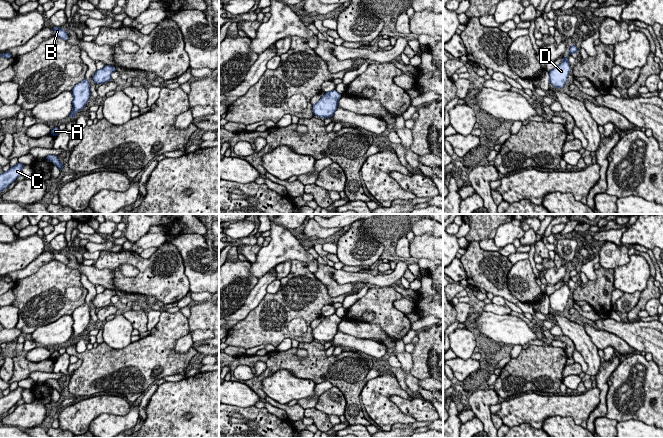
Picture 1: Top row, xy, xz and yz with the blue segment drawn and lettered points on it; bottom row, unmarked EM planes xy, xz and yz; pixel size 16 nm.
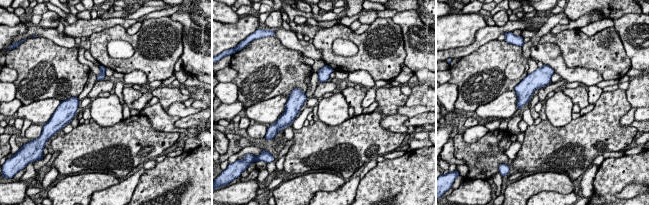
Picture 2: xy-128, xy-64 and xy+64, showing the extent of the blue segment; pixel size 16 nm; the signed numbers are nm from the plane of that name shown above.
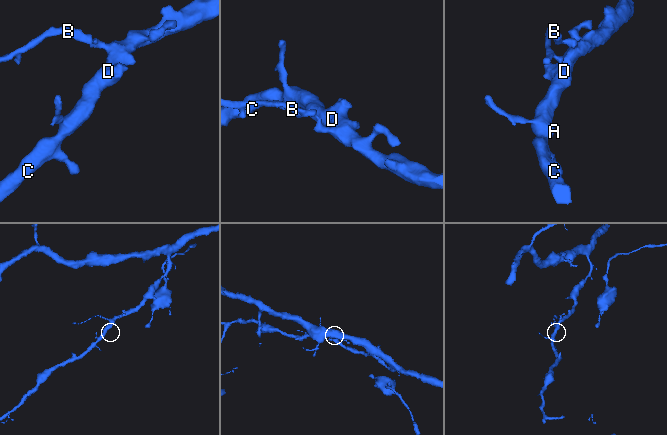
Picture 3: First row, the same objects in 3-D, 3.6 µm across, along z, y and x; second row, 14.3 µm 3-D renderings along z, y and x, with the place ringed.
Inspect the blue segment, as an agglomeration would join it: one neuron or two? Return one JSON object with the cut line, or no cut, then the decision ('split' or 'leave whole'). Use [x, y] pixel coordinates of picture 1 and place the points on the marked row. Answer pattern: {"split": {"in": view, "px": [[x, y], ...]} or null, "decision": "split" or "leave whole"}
{"split": null, "decision": "leave whole"}

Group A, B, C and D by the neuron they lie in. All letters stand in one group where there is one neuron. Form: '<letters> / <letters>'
A B C D

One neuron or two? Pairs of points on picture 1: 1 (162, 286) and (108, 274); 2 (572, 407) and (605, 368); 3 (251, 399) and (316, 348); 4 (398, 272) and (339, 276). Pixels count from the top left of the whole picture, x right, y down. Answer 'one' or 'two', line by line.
1: two
2: two
3: two
4: one

